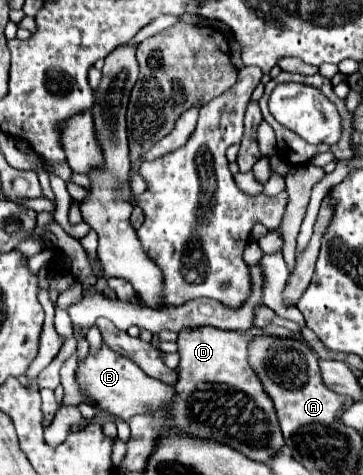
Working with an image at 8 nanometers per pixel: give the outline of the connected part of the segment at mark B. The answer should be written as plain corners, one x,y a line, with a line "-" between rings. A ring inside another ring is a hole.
86,339
77,342
79,368
75,372
75,382
79,392
91,398
91,402
95,402
97,406
101,406
101,410
109,410
111,414
129,420
135,414
153,414
155,410
159,410
159,406
171,402
171,398
175,396
173,386
149,378
135,362
125,356
117,356
105,342
95,354
88,354
88,351
89,343

